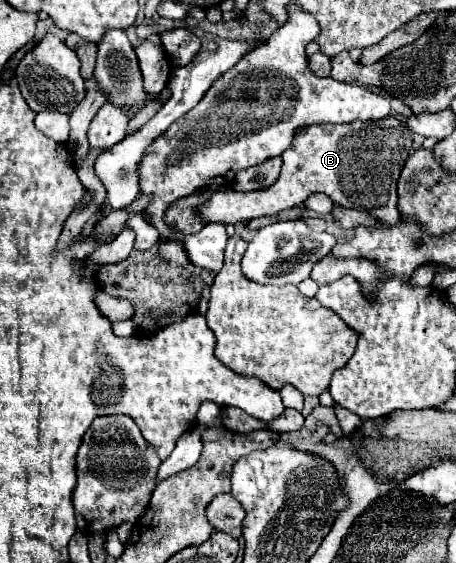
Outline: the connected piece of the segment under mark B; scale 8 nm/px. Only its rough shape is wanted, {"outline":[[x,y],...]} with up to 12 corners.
{"outline":[[312,125],[262,191],[218,191],[204,223],[302,207],[312,193],[396,225],[410,129]]}

